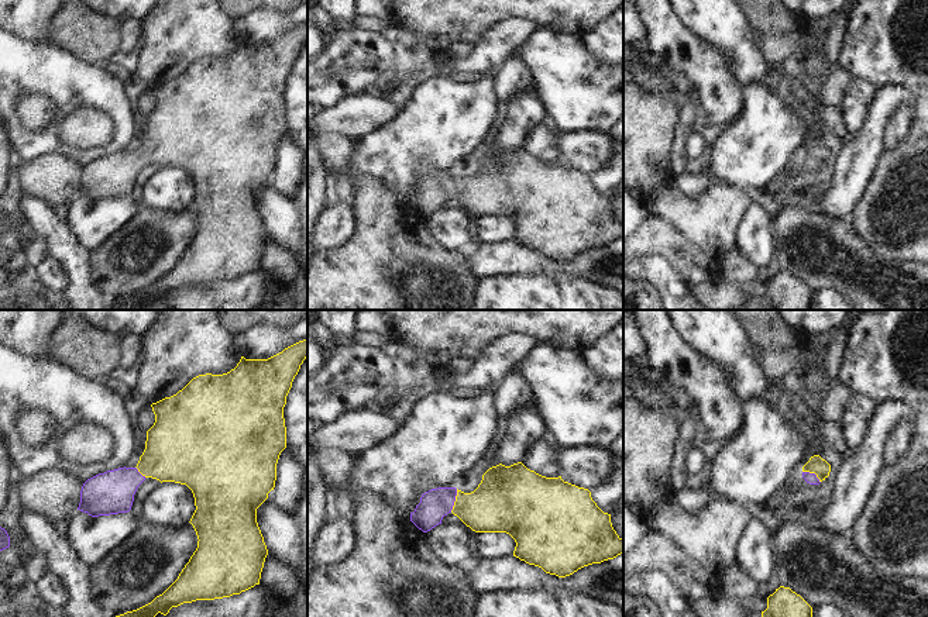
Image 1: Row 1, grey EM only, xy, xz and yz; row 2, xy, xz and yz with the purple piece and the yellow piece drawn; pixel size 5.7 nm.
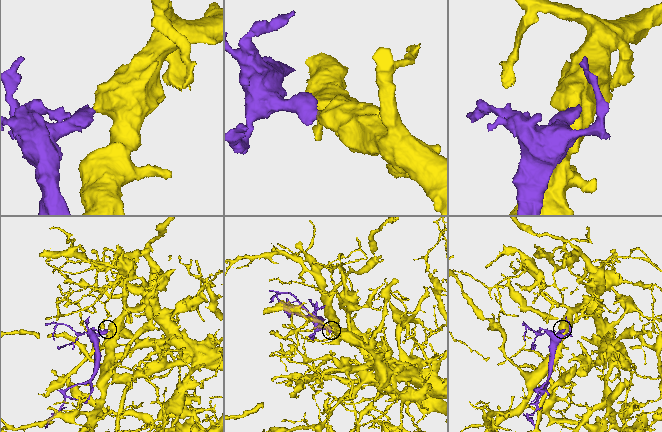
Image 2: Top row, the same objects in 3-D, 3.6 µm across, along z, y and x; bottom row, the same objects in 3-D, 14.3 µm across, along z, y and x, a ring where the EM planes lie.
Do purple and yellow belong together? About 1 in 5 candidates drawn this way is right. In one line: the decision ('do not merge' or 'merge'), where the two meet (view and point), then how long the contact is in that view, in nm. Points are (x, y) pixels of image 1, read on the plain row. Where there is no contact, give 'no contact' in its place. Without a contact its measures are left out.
merge | xz (454, 185) | 140 nm

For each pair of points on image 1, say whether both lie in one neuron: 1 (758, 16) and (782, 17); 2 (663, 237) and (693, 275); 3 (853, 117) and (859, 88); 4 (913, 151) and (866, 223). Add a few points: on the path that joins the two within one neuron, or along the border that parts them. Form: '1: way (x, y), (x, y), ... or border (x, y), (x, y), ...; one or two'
1: way (763, 16), (776, 17); one
2: way (673, 247), (674, 252), (687, 265); one
3: way (855, 110), (859, 95); one
4: way (913, 171), (913, 176), (890, 200), (886, 213); one

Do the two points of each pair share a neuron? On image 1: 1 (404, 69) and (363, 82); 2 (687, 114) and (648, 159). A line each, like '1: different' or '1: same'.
1: different
2: different

